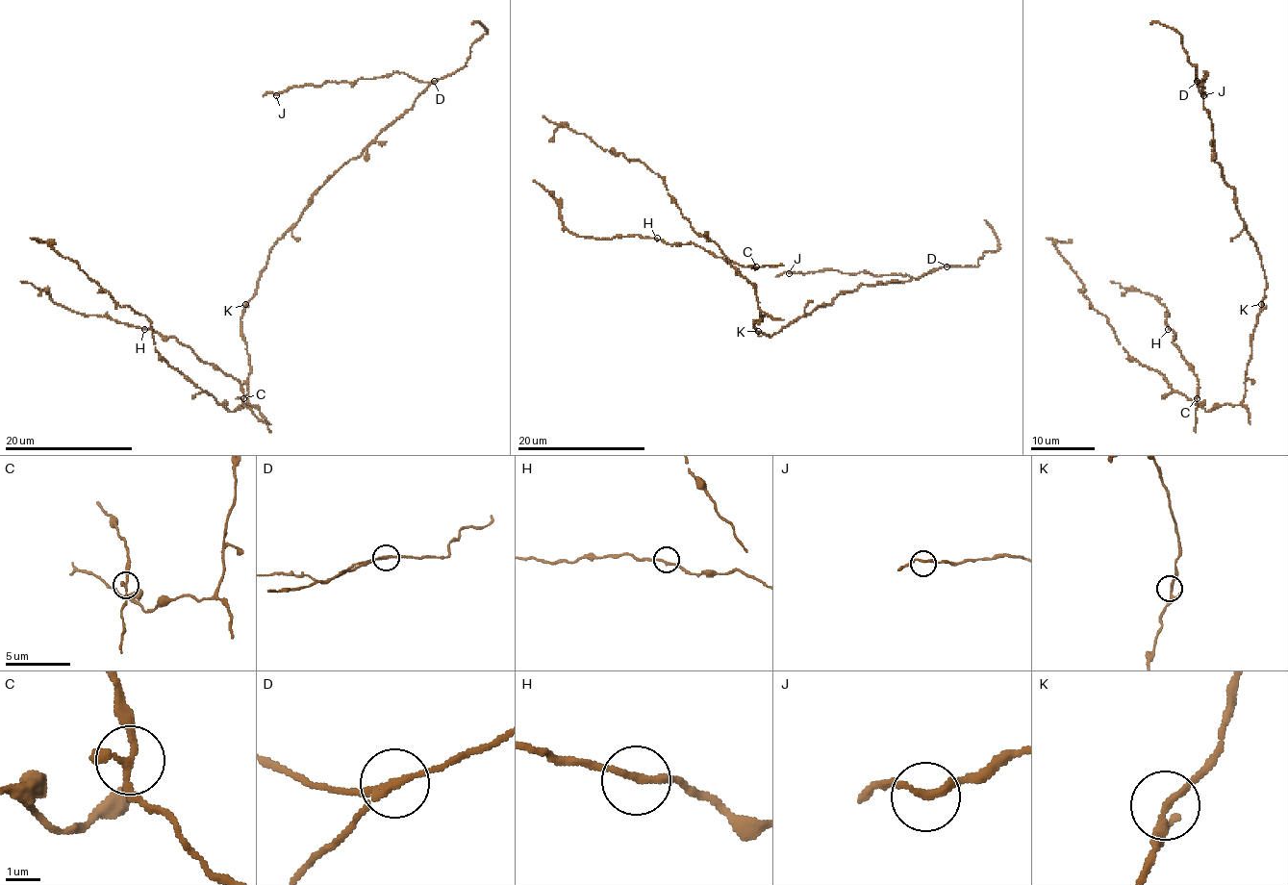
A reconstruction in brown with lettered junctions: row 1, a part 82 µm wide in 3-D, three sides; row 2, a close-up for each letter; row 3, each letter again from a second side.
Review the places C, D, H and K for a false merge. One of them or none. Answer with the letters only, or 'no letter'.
D

